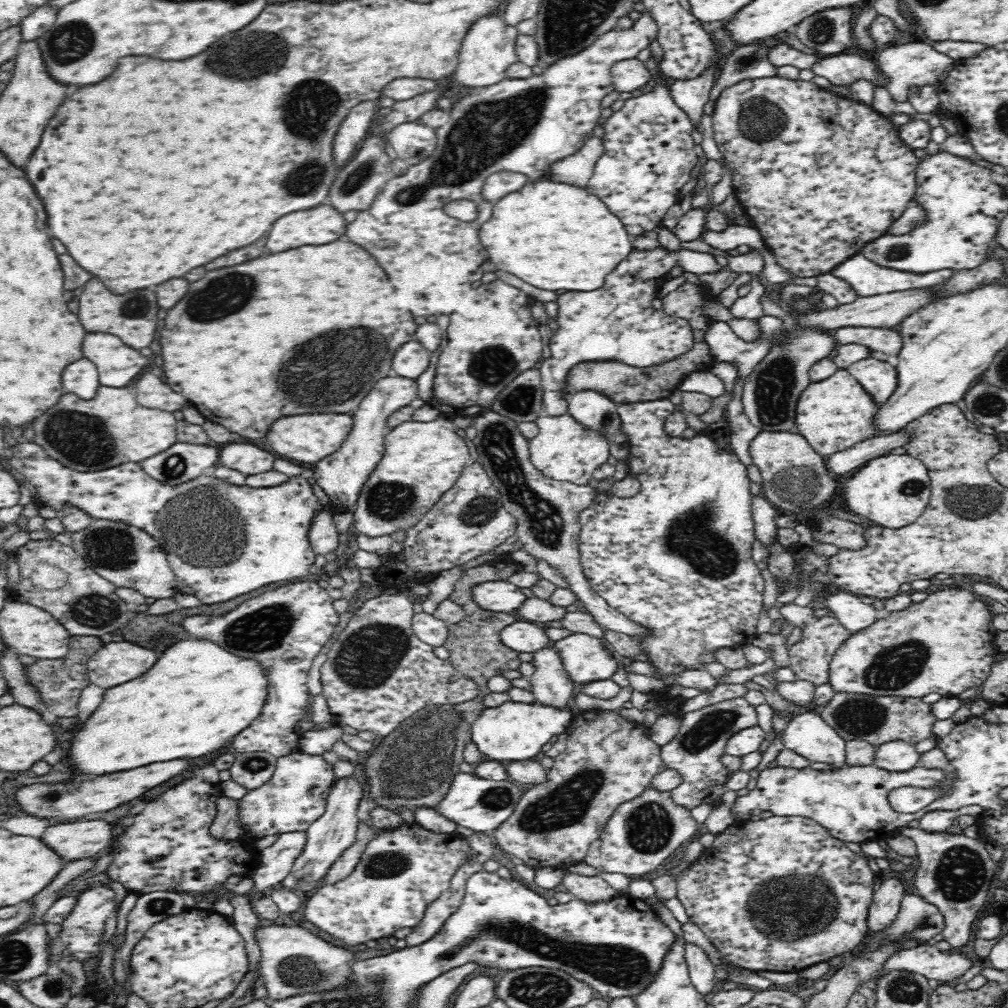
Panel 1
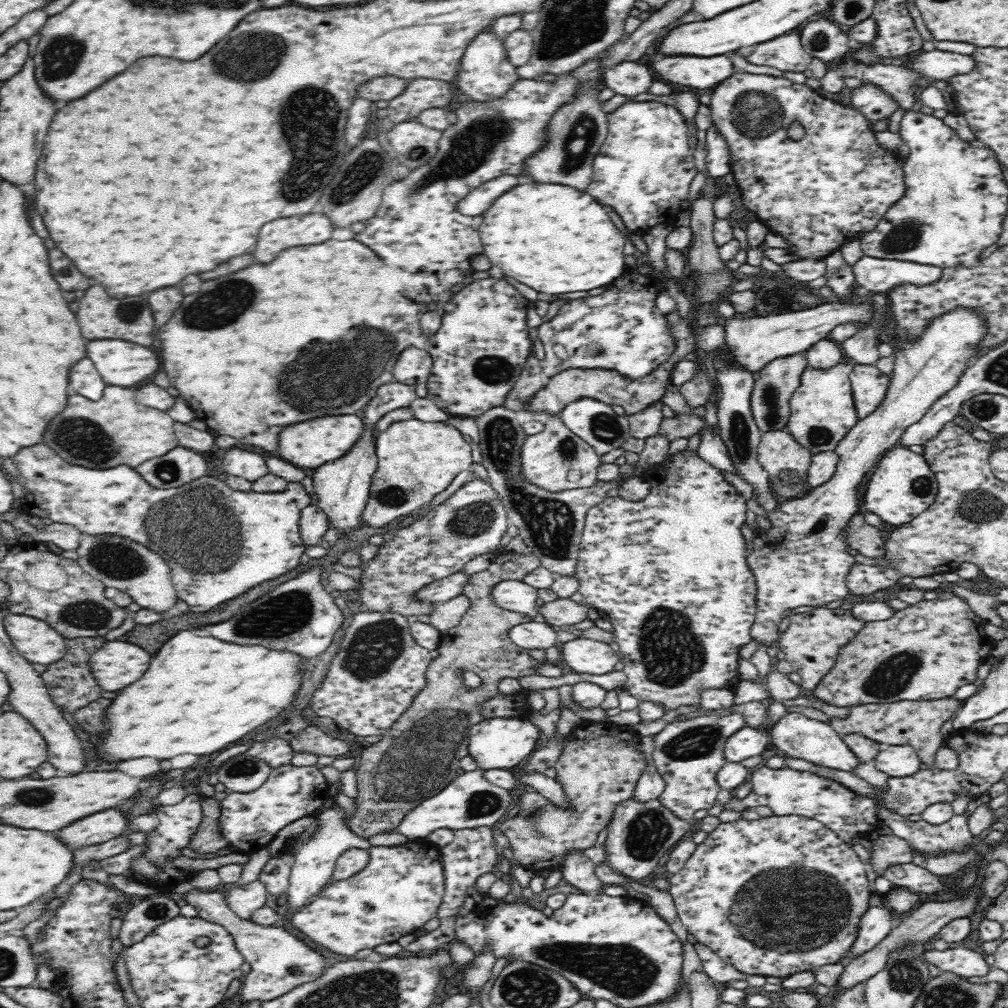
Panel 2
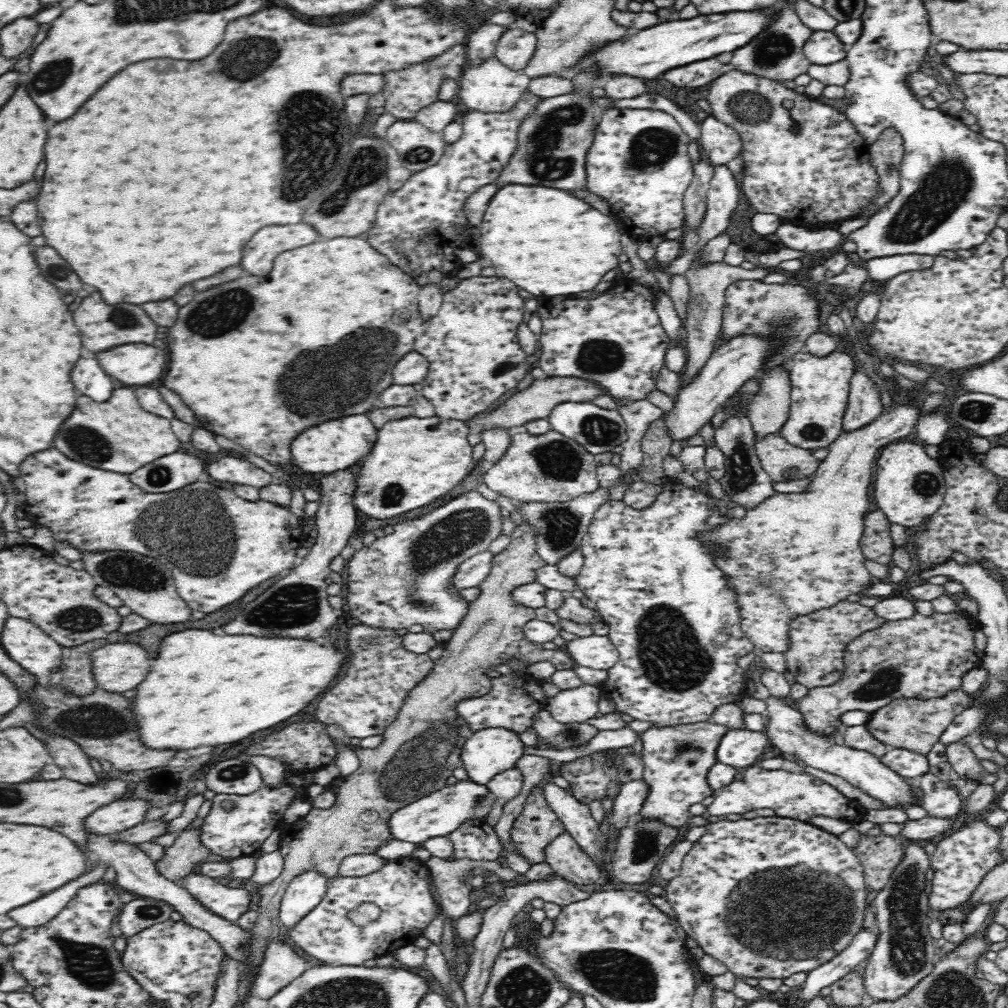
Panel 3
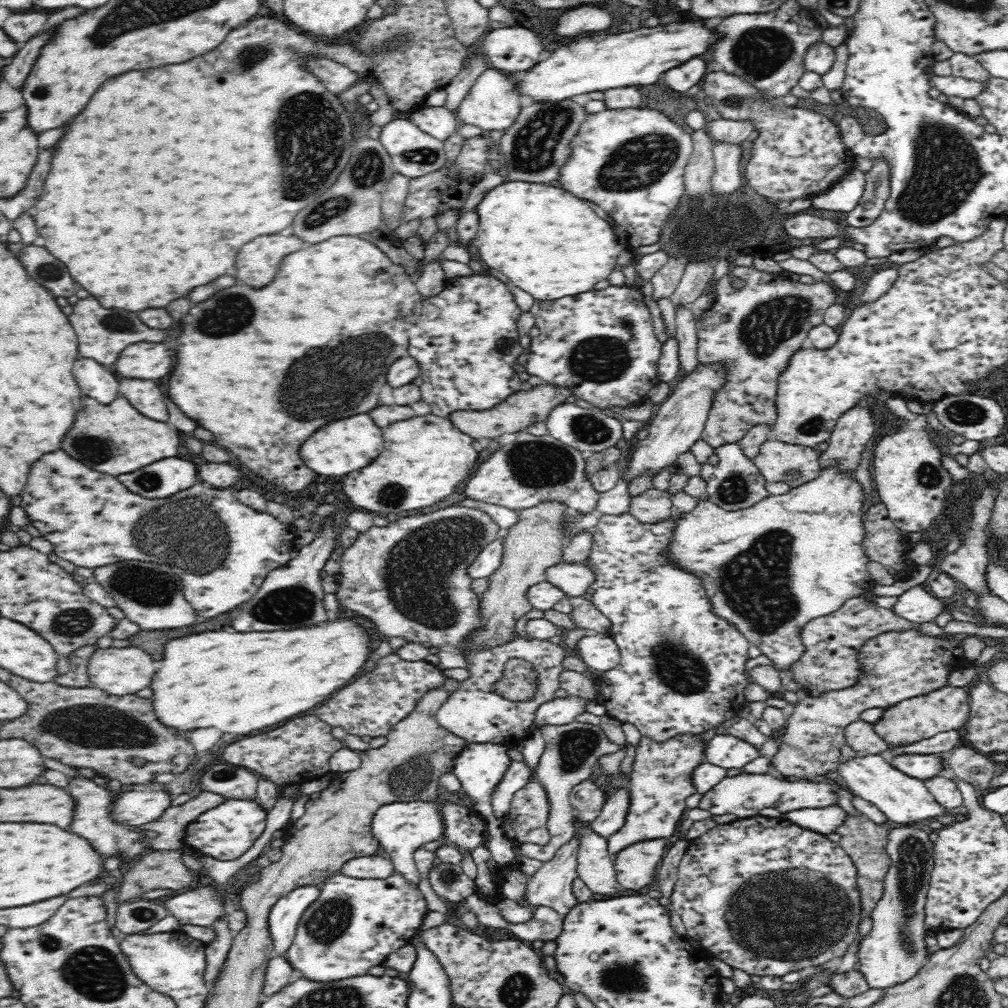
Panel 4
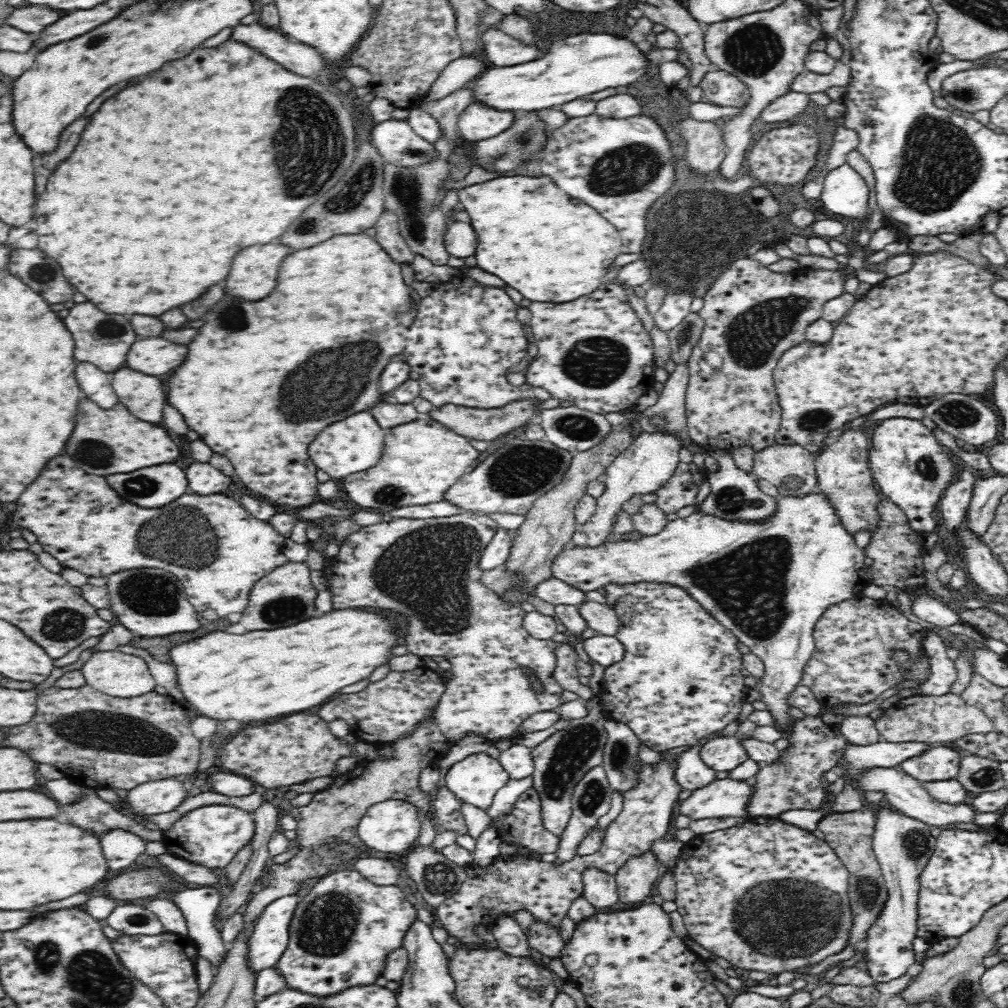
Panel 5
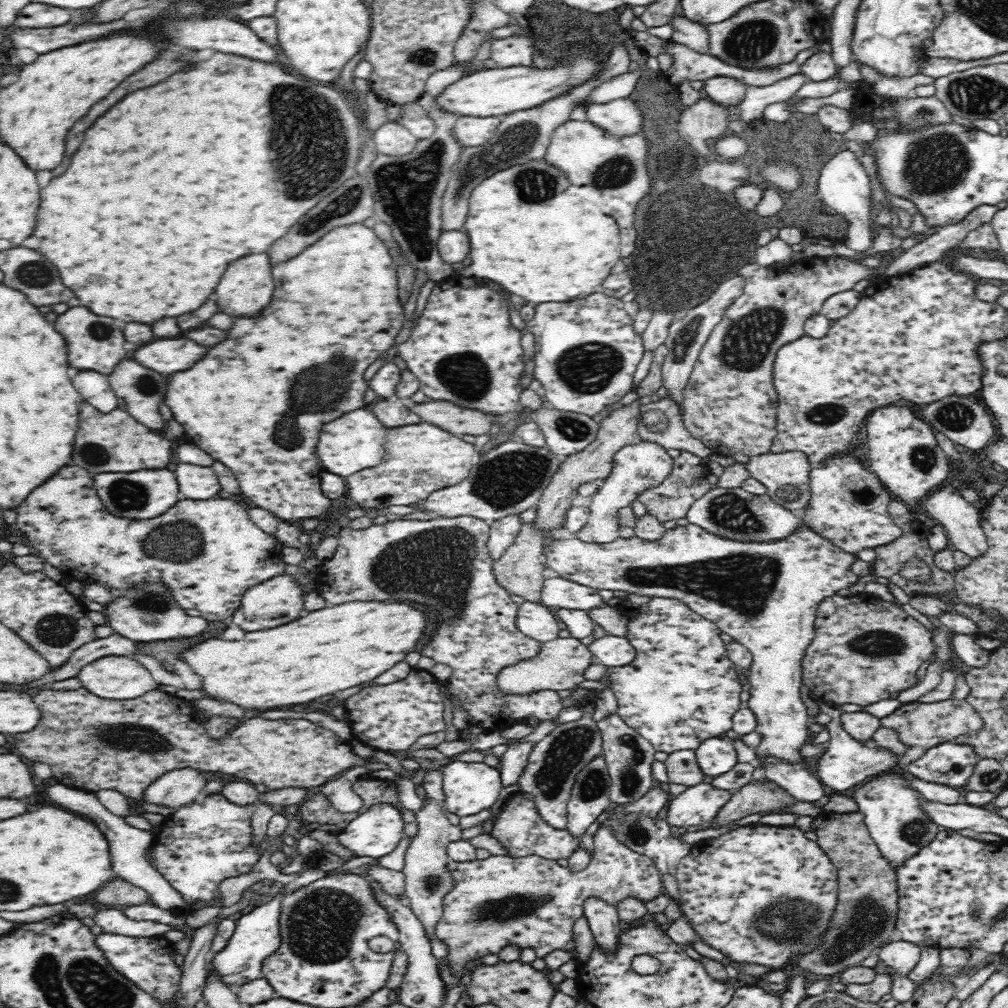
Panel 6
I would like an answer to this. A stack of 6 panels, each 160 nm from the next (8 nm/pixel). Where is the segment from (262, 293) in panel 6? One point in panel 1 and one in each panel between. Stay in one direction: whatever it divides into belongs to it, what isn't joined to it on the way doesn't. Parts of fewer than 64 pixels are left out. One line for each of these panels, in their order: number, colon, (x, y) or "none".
1: (322, 224)
2: (315, 228)
3: (259, 254)
4: (256, 265)
5: (253, 275)

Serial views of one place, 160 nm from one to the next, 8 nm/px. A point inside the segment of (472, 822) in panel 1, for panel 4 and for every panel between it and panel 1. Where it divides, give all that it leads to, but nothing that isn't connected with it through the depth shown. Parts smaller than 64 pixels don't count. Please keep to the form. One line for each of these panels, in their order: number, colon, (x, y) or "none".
2: (470, 801)
3: (440, 813)
4: (401, 828)

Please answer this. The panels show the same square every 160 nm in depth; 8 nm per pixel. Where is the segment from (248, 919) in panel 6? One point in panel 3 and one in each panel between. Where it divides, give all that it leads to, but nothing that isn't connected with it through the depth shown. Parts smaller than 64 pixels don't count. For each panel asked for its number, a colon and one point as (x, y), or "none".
3: (306, 890)
4: (285, 915)
5: (270, 939)

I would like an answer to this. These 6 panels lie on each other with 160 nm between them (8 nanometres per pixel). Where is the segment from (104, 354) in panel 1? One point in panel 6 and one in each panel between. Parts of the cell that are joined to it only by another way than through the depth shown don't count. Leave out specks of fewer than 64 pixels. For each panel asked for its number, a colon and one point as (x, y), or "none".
2: (120, 363)
3: (130, 363)
4: (145, 361)
5: (156, 356)
6: (165, 356)

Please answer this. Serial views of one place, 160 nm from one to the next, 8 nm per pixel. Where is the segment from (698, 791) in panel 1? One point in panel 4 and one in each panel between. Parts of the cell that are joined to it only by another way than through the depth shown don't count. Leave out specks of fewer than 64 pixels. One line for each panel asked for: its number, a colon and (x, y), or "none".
2: (689, 754)
3: (677, 760)
4: (663, 771)

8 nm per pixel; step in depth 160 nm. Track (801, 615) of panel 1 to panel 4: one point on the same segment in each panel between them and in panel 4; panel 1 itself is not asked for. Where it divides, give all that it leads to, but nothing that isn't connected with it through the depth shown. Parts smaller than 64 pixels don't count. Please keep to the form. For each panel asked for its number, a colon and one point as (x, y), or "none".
2: (811, 643)
3: (816, 641)
4: (828, 662)

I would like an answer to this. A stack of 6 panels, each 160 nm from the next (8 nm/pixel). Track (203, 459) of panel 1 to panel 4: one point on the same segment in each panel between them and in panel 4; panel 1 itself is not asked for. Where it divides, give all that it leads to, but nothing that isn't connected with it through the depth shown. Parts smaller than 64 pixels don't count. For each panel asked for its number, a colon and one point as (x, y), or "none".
2: (180, 466)
3: (168, 473)
4: (166, 477)

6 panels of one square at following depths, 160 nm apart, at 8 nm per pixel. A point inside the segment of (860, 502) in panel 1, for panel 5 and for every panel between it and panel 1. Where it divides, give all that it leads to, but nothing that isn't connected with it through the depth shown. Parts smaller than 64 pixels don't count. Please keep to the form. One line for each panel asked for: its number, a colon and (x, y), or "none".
2: (902, 486)
3: (909, 486)
4: (911, 482)
5: (912, 471)

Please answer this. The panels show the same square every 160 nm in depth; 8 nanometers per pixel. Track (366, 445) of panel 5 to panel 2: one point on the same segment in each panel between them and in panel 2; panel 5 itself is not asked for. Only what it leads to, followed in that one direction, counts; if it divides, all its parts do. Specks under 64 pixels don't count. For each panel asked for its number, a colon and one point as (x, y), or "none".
2: (312, 443)
3: (329, 447)
4: (344, 446)

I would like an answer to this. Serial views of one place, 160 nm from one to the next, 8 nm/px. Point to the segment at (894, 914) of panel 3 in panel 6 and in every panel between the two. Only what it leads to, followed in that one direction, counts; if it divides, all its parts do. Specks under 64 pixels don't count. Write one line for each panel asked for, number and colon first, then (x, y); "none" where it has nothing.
4: (894, 951)
5: (903, 845)
6: (900, 829)

